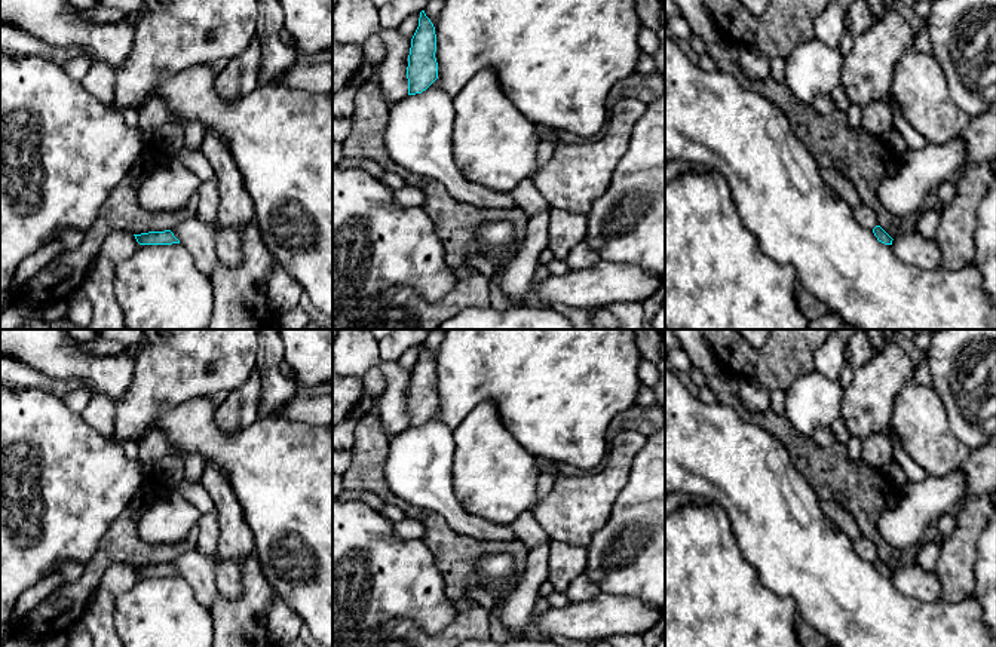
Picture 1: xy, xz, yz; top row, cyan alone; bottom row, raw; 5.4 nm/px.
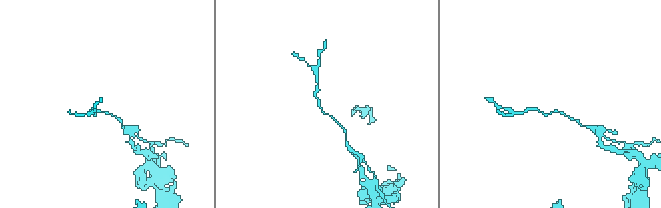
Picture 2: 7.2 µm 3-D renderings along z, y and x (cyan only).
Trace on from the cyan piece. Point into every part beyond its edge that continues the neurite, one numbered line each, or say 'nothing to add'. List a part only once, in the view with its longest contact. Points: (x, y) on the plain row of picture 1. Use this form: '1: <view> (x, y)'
nothing to add

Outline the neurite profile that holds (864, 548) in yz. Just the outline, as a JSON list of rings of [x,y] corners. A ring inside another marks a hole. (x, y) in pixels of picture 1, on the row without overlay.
[[[861,536],[858,540],[852,542],[855,552],[862,558],[864,561],[873,562],[877,558],[877,549],[874,543]]]

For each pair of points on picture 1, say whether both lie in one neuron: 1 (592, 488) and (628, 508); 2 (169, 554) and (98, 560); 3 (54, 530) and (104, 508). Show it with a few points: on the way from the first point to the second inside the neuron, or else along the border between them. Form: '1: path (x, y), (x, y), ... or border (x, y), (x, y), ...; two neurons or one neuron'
1: border (630, 468), (627, 484), (609, 518), (597, 530); two neurons
2: path (152, 554), (116, 554); one neuron
3: path (66, 521), (80, 521), (92, 509); one neuron

